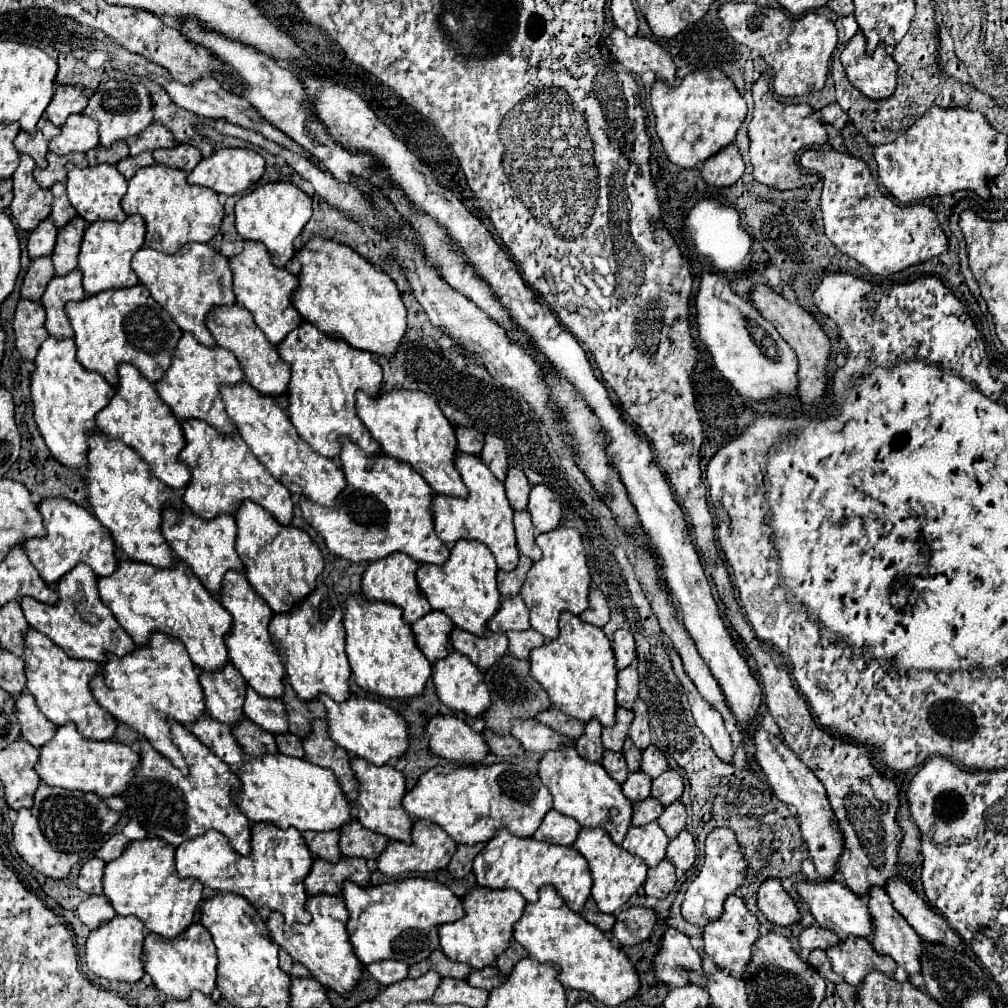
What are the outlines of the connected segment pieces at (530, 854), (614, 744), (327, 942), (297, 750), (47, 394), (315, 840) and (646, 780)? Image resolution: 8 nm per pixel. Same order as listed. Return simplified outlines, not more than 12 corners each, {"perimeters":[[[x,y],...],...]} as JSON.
{"perimeters":[[[498,831],[474,859],[478,885],[526,901],[552,885],[580,913],[592,887],[574,847]],[[618,707],[616,723],[602,729],[606,749],[620,751],[628,735],[628,709]],[[310,895],[308,925],[266,921],[270,937],[338,993],[358,983],[338,895]],[[278,733],[276,747],[290,757],[304,757],[300,737]],[[48,337],[30,375],[52,457],[86,467],[86,437],[114,387]],[[304,831],[312,855],[326,861],[342,857],[338,831]],[[630,773],[622,793],[630,801],[650,797],[650,777]]]}

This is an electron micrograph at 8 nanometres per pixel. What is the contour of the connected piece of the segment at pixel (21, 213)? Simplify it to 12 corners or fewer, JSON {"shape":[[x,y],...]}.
{"shape":[[20,155],[10,213],[22,231],[46,219],[52,193],[32,177],[36,163]]}

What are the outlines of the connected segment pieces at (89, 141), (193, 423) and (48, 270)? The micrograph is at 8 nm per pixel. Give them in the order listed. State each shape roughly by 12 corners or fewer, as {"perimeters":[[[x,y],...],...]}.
{"perimeters":[[[70,115],[48,149],[56,155],[86,153],[98,145],[98,125]],[[200,419],[180,421],[190,483],[204,519],[252,499],[280,525],[292,495],[248,451]],[[36,257],[22,281],[22,297],[40,301],[54,275],[52,259]]]}

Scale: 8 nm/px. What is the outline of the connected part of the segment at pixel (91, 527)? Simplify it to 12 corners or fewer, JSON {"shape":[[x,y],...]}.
{"shape":[[38,503],[46,537],[22,543],[46,583],[76,563],[116,569],[110,531],[84,507]]}

